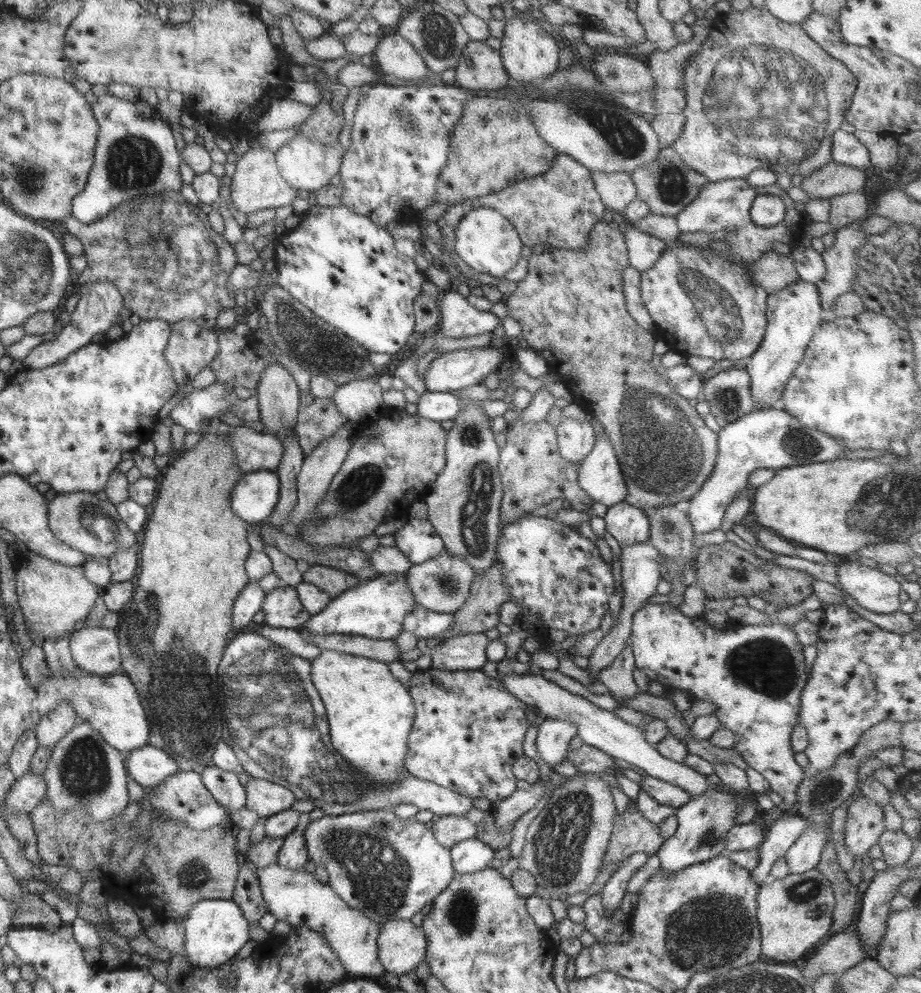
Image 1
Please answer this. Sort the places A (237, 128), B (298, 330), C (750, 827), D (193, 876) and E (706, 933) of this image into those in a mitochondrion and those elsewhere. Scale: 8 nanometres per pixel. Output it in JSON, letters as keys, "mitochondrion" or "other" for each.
{"A":"other","B":"mitochondrion","C":"other","D":"mitochondrion","E":"mitochondrion"}

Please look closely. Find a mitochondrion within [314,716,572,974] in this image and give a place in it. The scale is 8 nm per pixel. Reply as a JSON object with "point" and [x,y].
{"point":[379,877]}

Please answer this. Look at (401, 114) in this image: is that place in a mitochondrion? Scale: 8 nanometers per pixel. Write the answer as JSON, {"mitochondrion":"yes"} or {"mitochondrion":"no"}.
{"mitochondrion":"yes"}

